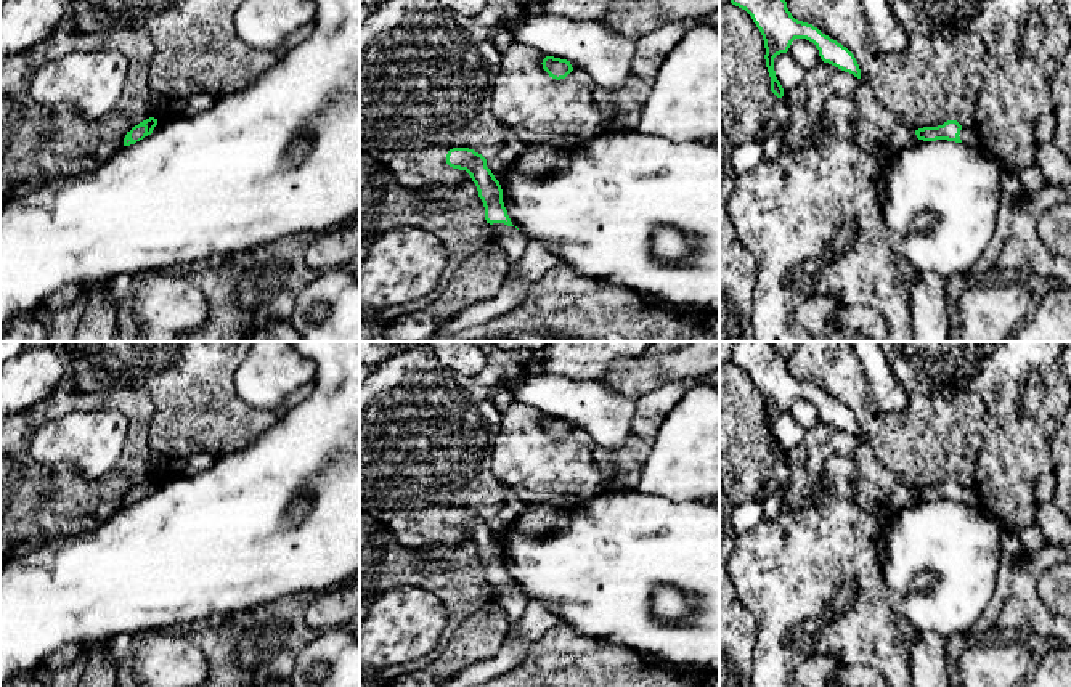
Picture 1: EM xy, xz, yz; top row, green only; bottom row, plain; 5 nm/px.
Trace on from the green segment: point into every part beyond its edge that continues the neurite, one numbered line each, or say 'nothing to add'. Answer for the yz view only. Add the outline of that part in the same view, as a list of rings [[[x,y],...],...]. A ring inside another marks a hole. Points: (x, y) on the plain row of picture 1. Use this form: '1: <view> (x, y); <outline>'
1: yz (970, 496); [[[976,485],[973,488],[962,488],[959,496],[960,496],[962,502],[965,502],[971,507],[983,507],[983,498],[981,498]]]

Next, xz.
1: xz (509, 597); [[[493,583],[493,600],[496,600],[507,615],[509,624],[514,628],[522,620],[530,600],[515,587],[504,583]]]

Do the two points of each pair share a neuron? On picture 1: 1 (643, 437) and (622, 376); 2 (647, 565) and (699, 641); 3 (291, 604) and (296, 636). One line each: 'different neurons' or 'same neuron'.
1: different neurons
2: same neuron
3: same neuron

